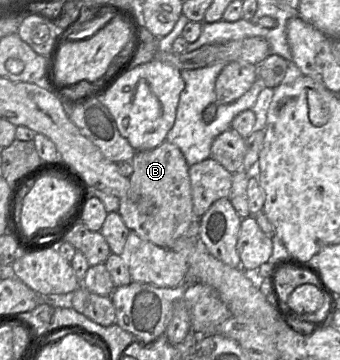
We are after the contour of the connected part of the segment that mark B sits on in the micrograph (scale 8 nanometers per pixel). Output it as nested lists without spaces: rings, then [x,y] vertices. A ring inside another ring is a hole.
[[[168,141],[160,146],[136,152],[131,160],[133,173],[129,177],[128,198],[119,198],[118,213],[126,227],[142,240],[159,247],[171,249],[180,237],[199,237],[199,220],[193,211],[192,192],[189,178],[189,165],[180,149]],[[138,197],[152,198],[155,211],[142,213],[137,206]]]

